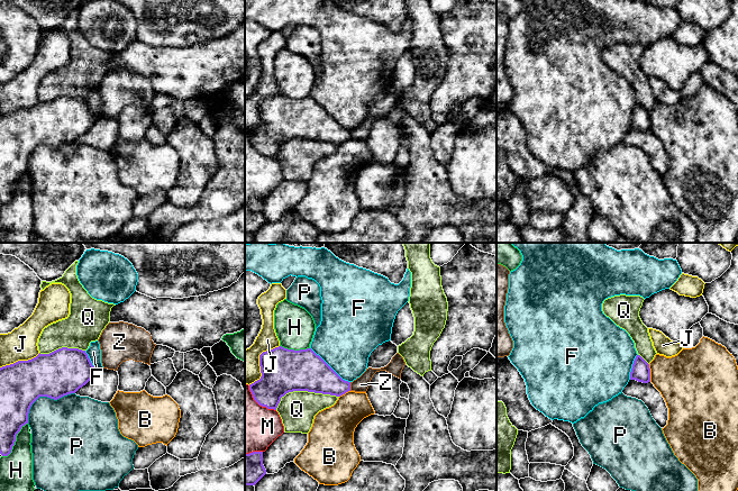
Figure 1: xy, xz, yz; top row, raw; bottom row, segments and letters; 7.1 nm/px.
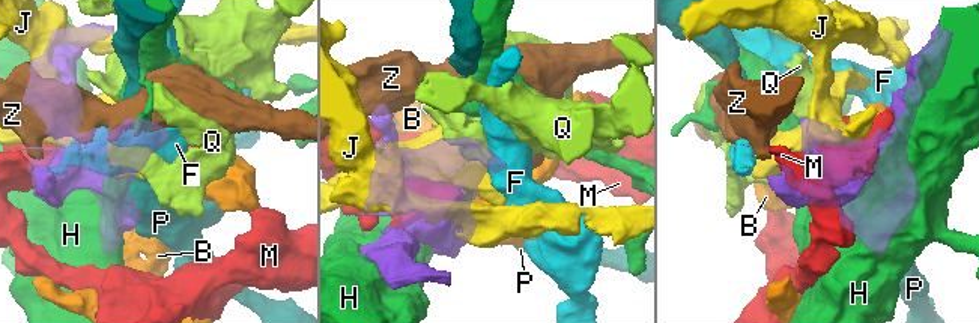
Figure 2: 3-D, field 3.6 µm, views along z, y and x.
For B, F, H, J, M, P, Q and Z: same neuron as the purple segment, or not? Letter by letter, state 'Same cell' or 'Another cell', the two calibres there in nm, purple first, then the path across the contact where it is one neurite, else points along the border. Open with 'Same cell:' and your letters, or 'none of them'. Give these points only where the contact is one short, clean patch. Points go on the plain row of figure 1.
Same cell: none of them
B: Another cell. Thickness 140 nm (purple) against 380 nm
F: Another cell. Thickness 300 nm (purple) against 420 nm
H: Another cell. Thickness 220 nm (purple) against 240 nm
J: Another cell. Thickness 320 nm (purple) against 220 nm
M: Another cell. Thickness 260 nm (purple) against 360 nm
P: Another cell. Thickness 320 nm (purple) against 400 nm
Q: Another cell. Thickness 320 nm (purple) against 260 nm
Z: Another cell. Thickness 220 nm (purple) against 110 nm. Boundary: xz (349, 130), (351, 138)

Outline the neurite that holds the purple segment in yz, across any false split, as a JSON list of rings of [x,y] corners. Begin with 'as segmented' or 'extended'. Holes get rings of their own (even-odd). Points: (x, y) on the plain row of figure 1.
as segmented; [[[637,103],[634,109],[630,128],[636,128],[643,131],[650,130],[649,112],[640,103]]]

